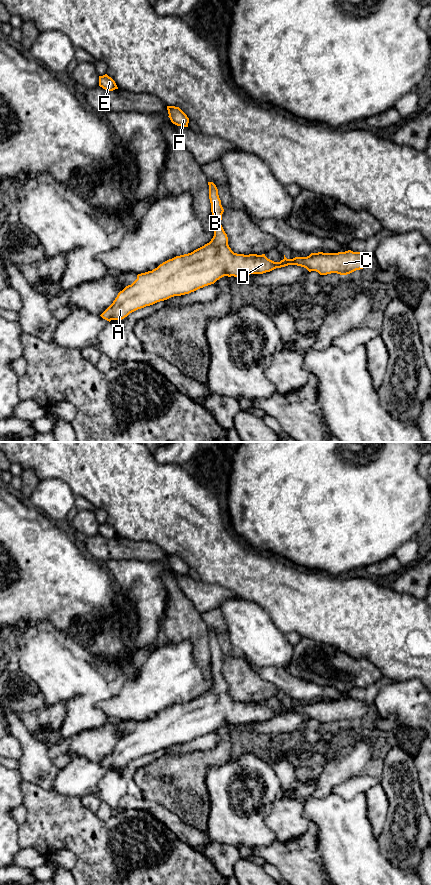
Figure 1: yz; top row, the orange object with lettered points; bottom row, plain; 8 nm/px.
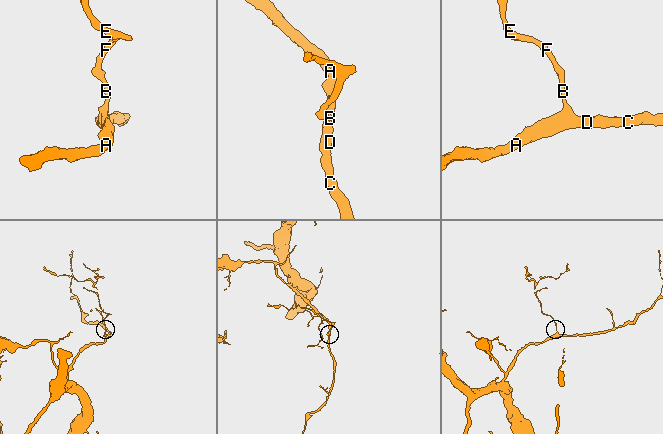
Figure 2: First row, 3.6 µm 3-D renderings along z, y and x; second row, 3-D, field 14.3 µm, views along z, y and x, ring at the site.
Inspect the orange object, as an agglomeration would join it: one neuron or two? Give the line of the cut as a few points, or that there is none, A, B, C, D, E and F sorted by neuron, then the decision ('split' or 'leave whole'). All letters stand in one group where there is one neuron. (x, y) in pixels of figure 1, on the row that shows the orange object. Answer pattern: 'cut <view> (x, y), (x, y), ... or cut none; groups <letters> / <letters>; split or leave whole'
cut none; groups A B C D E F; leave whole

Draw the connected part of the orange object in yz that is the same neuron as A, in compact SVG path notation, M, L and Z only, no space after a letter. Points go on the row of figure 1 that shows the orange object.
M208 182L208 185L212 222L214 225L214 236L211 241L191 253L176 256L163 262L152 271L138 274L137 279L131 285L126 286L120 291L113 303L100 315L103 319L109 322L111 320L122 320L138 309L167 300L174 296L189 294L200 288L214 284L224 276L244 277L250 274L263 274L288 265L301 266L306 268L309 272L316 271L320 275L331 273L347 275L367 267L371 261L371 258L369 258L367 254L363 252L353 252L351 250L338 253L311 253L307 257L295 257L293 259L287 259L284 255L284 259L280 262L274 262L268 259L265 254L244 255L234 253L228 245L227 234L221 225L224 209L221 205L218 189L213 182Z

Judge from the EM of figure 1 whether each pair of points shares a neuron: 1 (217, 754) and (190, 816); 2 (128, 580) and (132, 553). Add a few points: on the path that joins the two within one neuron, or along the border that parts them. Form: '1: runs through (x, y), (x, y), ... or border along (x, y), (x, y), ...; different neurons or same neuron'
1: runs through (201, 768), (190, 779), (190, 800); same neuron
2: border along (108, 559), (143, 559), (154, 562); different neurons

